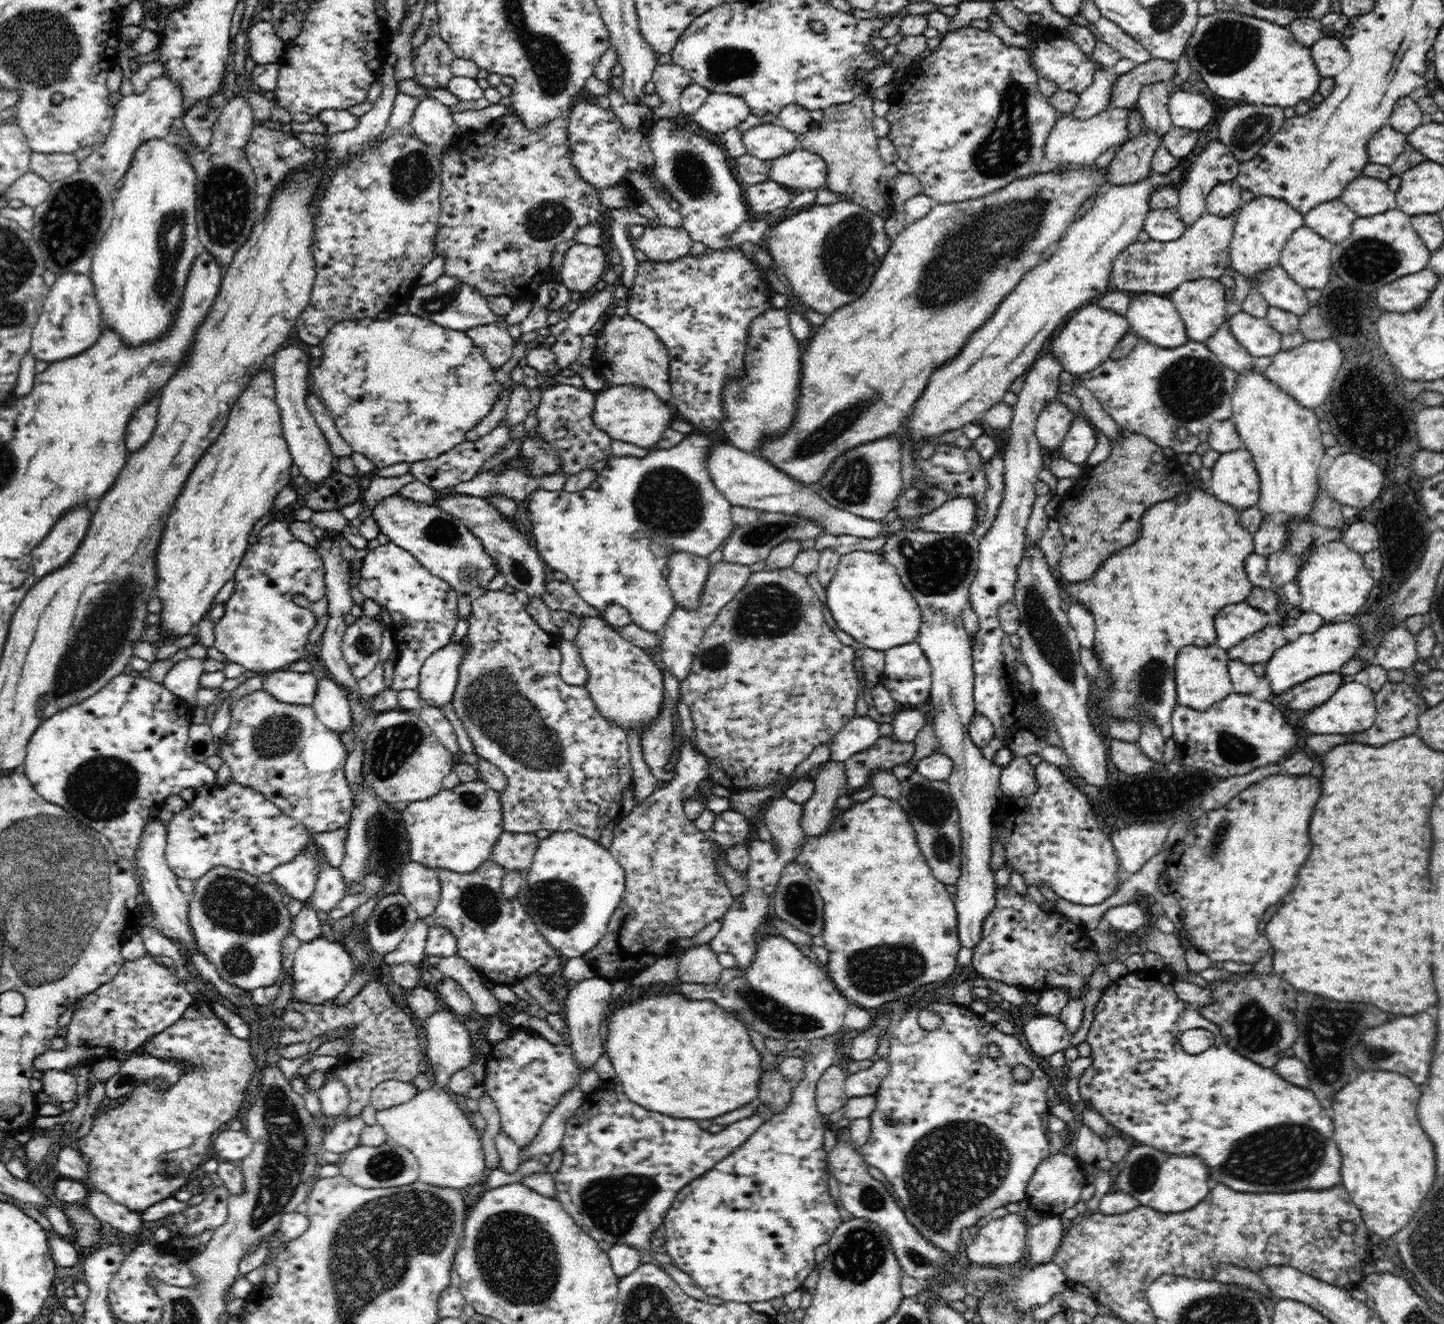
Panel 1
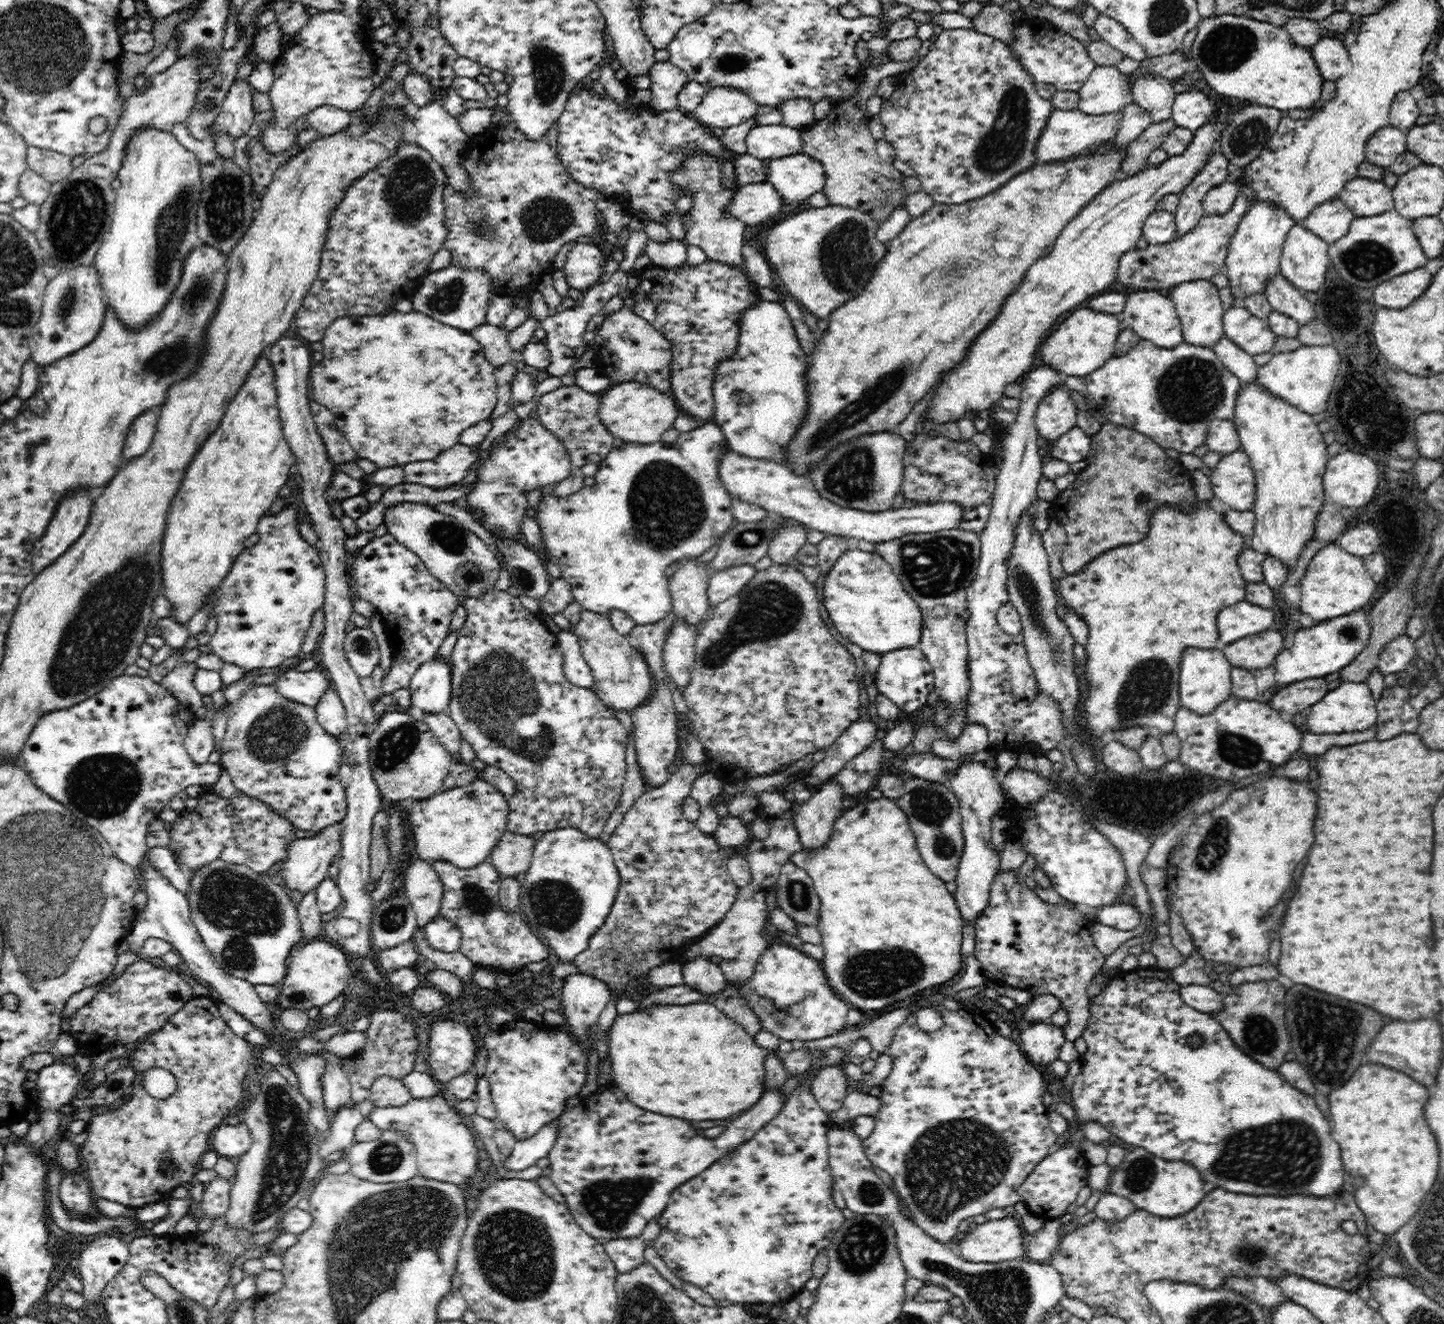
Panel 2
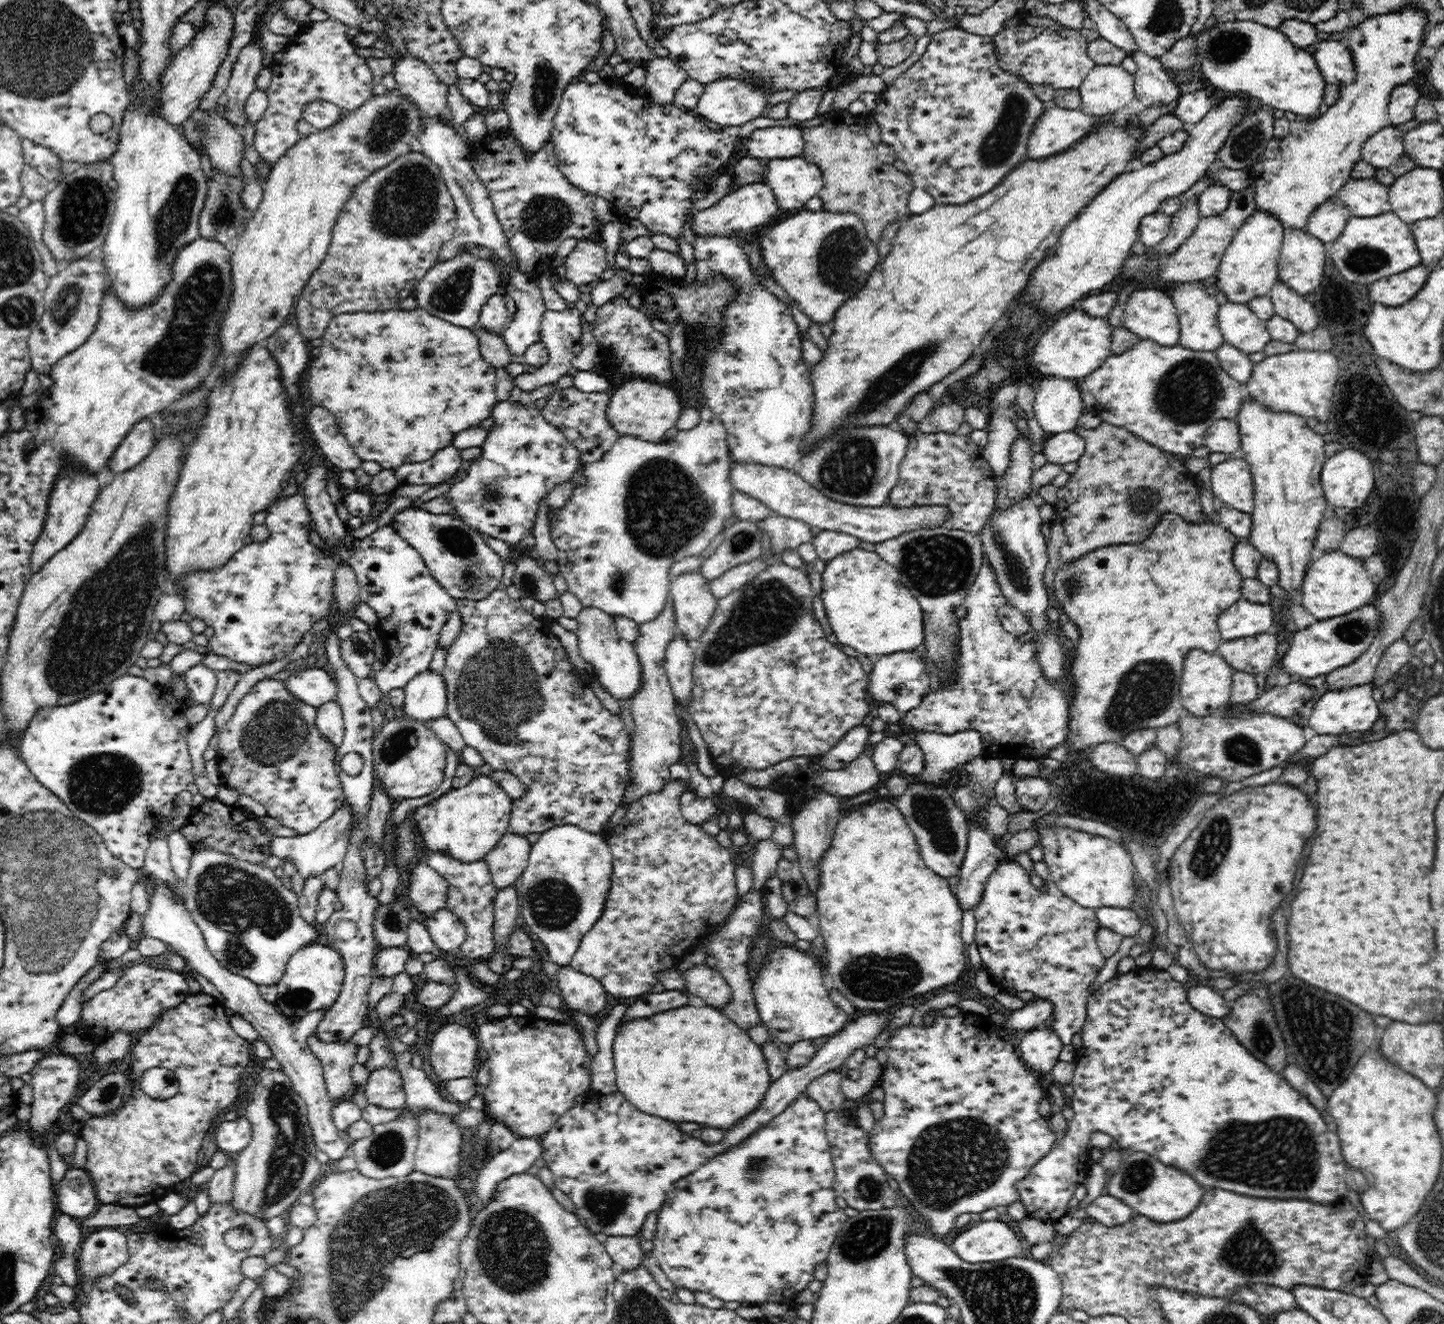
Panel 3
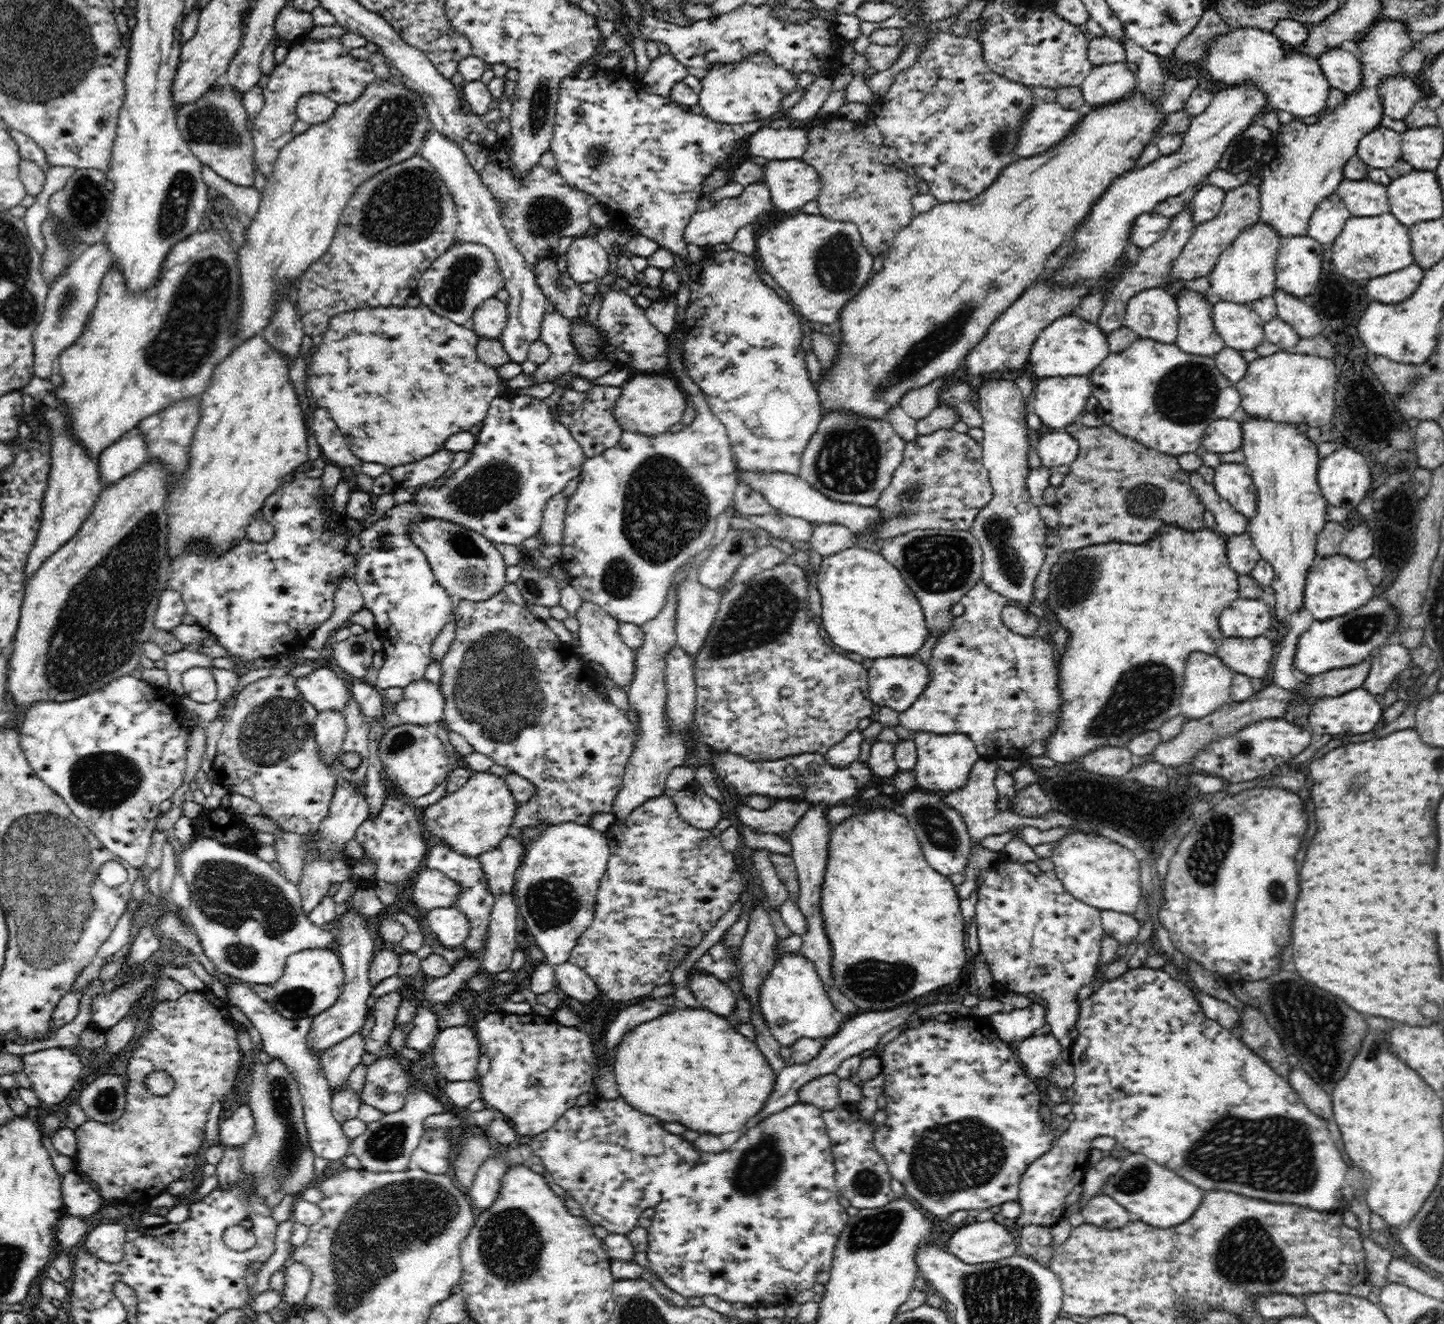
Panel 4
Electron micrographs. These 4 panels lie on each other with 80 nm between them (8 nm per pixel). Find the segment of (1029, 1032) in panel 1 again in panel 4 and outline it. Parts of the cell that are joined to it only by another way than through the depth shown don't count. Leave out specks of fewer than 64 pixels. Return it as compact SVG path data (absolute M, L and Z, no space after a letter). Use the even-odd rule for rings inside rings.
M1051 1032L1029 1036L1018 1044L1017 1056L1026 1074L1034 1080L1047 1077L1060 1054L1060 1043Z

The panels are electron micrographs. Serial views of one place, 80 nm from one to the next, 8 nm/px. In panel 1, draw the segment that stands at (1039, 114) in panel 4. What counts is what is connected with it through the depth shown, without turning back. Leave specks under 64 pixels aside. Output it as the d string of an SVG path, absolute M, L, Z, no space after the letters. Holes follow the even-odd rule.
M1108 108L1086 120L1078 120L1075 116L1071 116L1071 113L1060 114L1050 136L1044 142L1044 157L1068 165L1093 164L1106 150L1110 150L1112 146L1121 146L1130 139L1128 138L1128 112L1129 109Z

